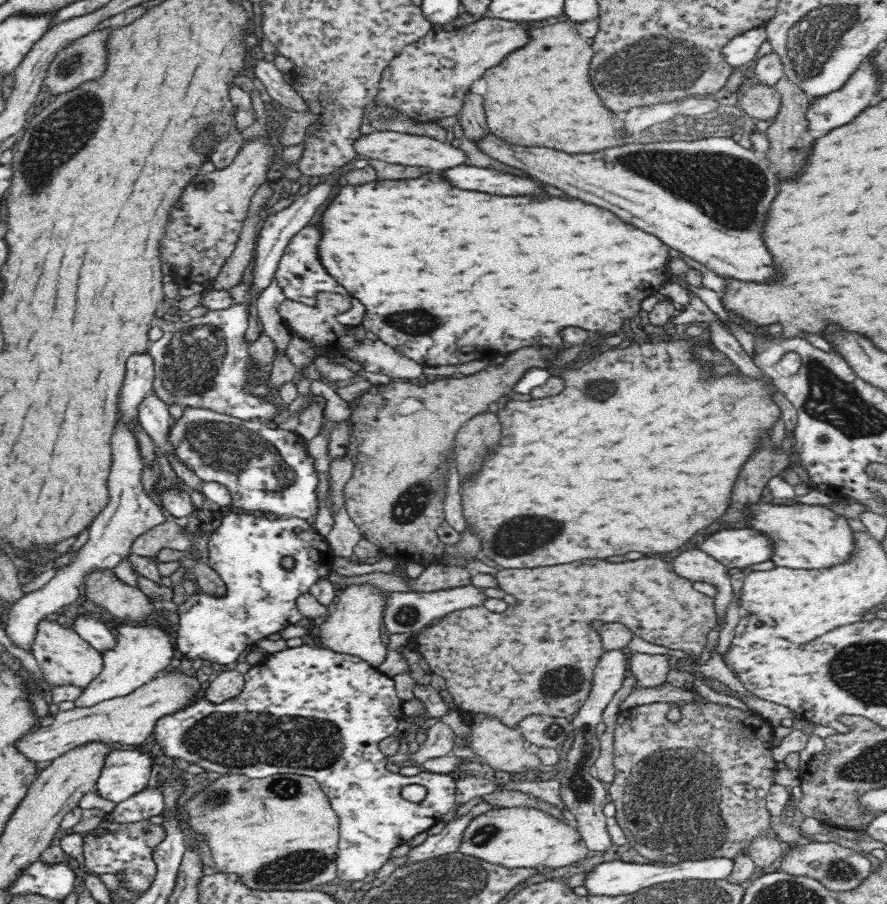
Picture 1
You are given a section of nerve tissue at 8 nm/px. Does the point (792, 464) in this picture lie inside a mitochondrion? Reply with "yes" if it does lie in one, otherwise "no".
no

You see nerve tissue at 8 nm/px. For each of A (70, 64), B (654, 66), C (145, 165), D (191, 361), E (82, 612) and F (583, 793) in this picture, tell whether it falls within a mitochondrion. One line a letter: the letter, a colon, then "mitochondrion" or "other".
A: mitochondrion
B: mitochondrion
C: other
D: mitochondrion
E: other
F: mitochondrion

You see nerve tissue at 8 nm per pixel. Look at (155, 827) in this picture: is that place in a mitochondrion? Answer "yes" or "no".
no

